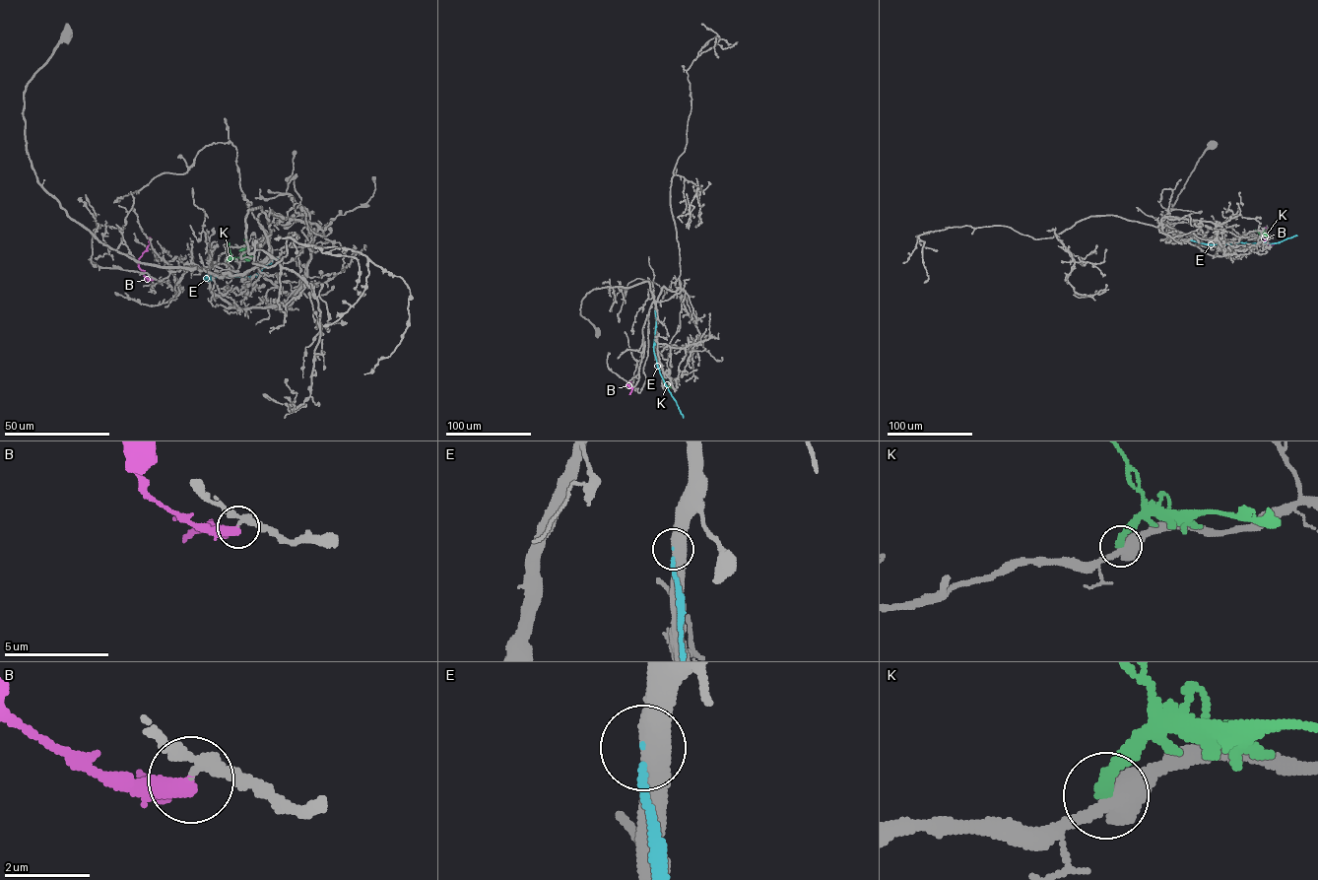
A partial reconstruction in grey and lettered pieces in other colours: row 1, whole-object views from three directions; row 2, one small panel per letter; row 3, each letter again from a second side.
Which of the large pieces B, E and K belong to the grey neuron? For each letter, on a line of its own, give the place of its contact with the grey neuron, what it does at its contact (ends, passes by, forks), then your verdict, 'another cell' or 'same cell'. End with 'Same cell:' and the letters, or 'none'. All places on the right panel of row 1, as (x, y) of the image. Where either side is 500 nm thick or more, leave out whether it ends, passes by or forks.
B: contact (1267, 244); it ends; same cell
E: contact (1189, 239); another cell
K: contact (1259, 236); another cell
Same cell: B

